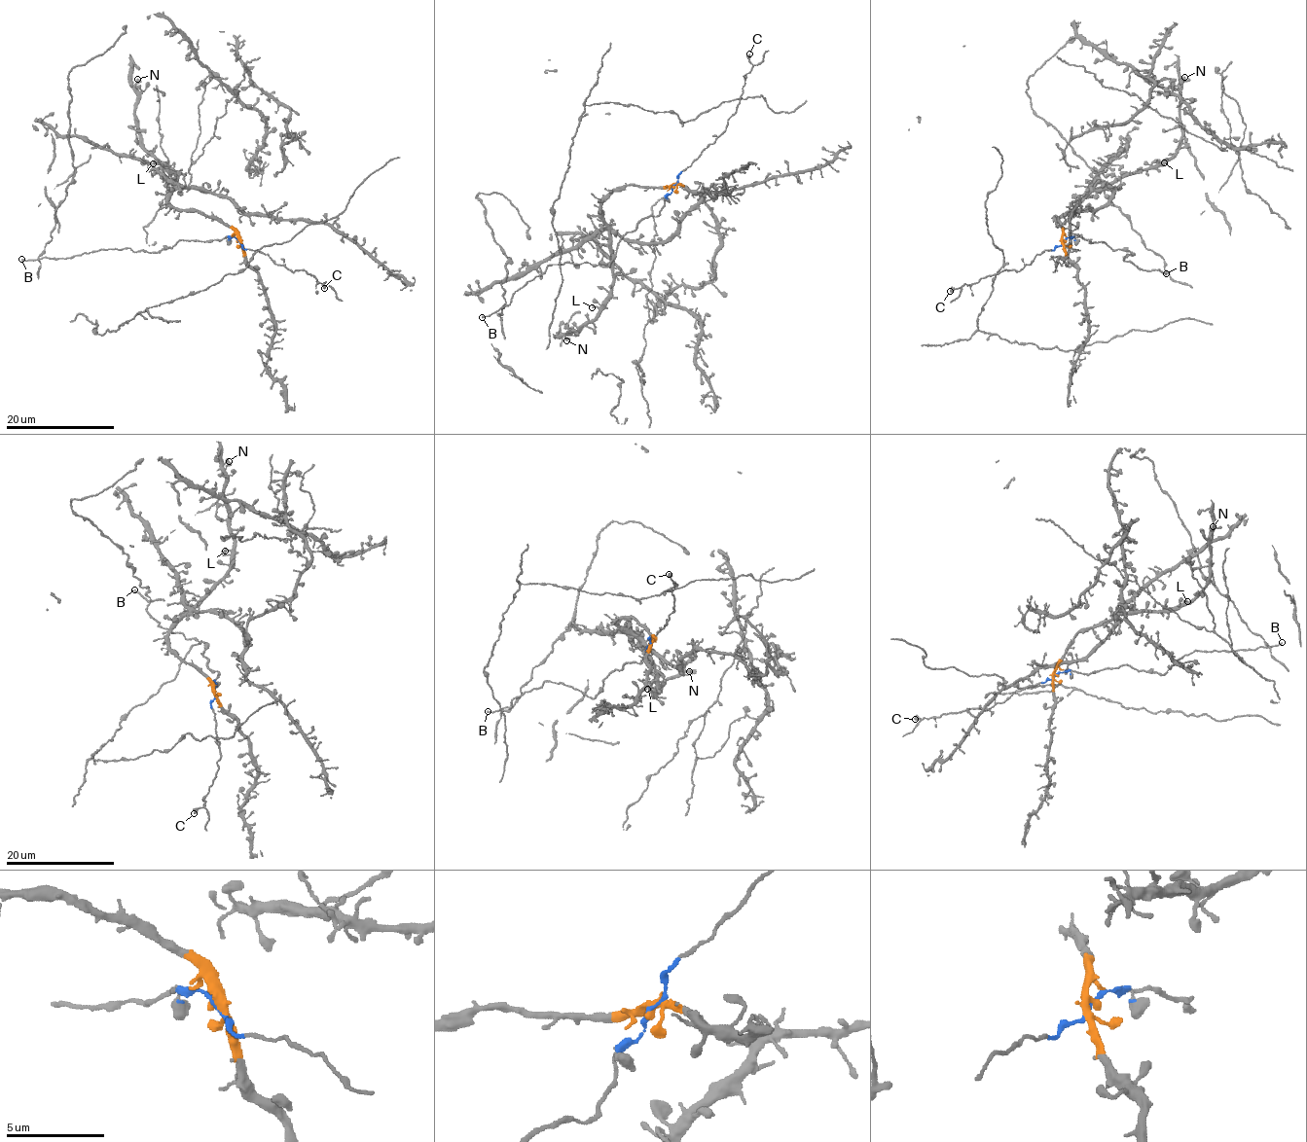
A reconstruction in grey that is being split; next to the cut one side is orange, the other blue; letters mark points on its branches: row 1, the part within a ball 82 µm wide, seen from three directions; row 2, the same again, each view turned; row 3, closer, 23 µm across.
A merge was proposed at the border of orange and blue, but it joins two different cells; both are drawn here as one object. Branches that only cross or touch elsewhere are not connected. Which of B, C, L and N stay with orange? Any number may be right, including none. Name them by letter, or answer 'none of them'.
L, N

